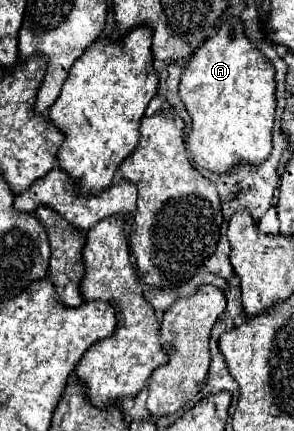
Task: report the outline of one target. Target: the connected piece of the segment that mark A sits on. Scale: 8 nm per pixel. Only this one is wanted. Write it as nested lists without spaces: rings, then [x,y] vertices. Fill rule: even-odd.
[[[237,19],[221,23],[219,31],[209,37],[197,53],[189,59],[181,73],[179,97],[191,117],[191,131],[187,133],[187,153],[203,169],[225,175],[237,165],[261,165],[271,153],[271,133],[275,117],[275,69],[265,57],[249,43],[243,33],[243,25]]]

